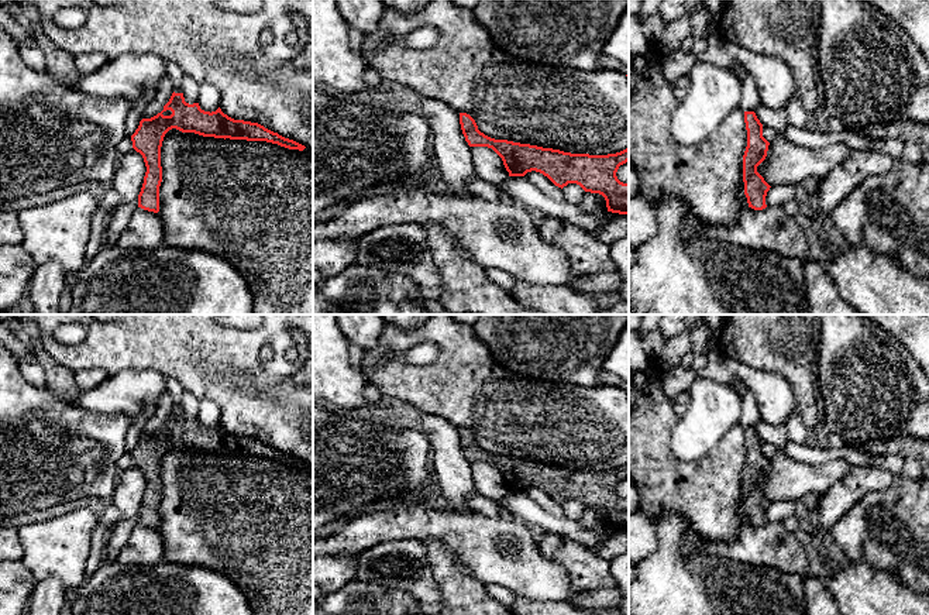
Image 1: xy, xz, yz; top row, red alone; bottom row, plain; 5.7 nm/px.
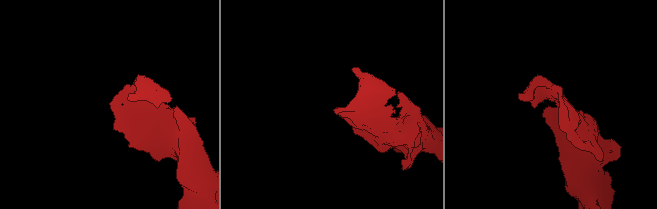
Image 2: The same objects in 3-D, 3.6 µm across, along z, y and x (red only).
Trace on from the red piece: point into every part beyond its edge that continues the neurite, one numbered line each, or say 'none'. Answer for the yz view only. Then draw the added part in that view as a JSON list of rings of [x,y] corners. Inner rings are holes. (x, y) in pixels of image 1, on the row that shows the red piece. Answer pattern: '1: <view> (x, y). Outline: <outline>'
none

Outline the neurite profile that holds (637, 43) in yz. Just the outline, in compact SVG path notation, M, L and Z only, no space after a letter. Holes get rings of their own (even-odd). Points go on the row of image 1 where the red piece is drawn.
M629 14L629 54L643 54L650 47L644 37L640 18Z

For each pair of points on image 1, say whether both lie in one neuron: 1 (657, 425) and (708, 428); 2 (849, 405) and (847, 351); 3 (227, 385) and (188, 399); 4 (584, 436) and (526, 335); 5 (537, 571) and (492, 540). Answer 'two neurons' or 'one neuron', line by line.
1: two neurons
2: one neuron
3: two neurons
4: two neurons
5: one neuron

